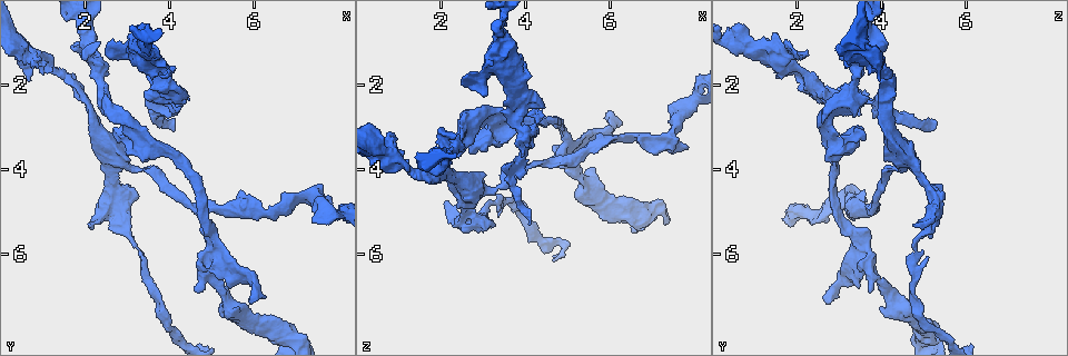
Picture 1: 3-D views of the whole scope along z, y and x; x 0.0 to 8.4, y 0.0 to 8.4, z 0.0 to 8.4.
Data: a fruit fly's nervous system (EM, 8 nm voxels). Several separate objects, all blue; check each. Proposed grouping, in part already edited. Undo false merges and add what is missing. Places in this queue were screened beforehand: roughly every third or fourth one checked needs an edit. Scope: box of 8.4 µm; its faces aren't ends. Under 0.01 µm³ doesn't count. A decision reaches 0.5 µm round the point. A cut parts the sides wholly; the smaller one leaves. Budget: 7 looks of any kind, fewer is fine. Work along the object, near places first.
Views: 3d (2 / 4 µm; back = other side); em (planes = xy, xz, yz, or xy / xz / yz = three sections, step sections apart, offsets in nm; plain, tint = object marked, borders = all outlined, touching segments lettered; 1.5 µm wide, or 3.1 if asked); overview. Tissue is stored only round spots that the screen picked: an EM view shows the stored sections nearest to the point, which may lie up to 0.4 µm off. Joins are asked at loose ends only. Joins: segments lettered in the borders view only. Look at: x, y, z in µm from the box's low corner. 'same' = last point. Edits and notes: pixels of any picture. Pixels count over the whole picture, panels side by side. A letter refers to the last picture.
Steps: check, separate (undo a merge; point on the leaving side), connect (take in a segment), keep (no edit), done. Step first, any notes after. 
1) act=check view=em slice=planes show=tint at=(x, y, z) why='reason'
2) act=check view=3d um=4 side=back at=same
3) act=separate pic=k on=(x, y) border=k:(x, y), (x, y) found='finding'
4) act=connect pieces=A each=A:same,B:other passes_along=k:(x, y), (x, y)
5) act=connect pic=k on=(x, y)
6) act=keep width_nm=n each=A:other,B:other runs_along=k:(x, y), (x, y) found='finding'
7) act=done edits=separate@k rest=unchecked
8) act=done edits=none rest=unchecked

act=check view=em slice=xy step=8 show=tint at=(0.85, 1.55, 3.20) why='branch stops here'

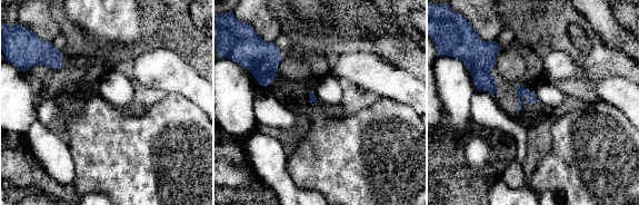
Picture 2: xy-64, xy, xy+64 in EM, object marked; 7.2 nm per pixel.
act=check view=em slice=xy step=8 show=borders at=same why='see the neighbours'

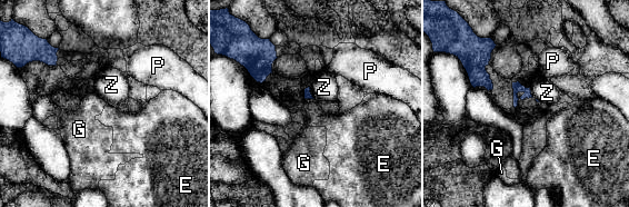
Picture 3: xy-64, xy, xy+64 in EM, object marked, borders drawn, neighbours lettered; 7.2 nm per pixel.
act=keep longest_contact=Z:90nm each=E:other,G:other,P:other,Z:other found='none of them fits'

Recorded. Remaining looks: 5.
act=check view=3d um=4 at=(2.80, 4.65, 5.20) why='calibre changes'

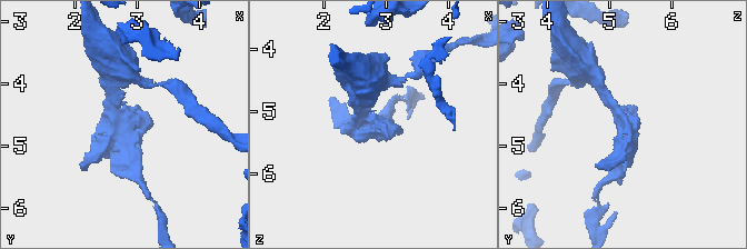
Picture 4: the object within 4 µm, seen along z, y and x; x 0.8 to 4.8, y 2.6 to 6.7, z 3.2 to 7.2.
act=check view=em slice=planes show=borders at=(2.80, 4.55, 5.20) arms=3 arm_widths_nm=200,200,260 why='shape alone is not enough'

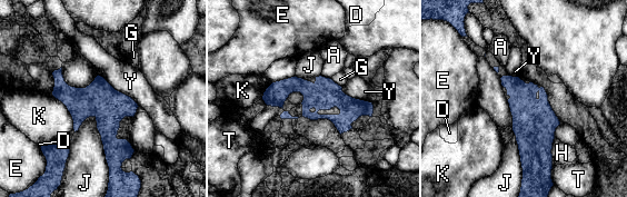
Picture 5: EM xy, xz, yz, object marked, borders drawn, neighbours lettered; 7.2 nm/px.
act=keep width_nm=280 each=A:other,D:other,E:other,G:other,H:other,J:other,K:other,T:other,Y:other border=5:(89, 116), (96, 119), (109, 179) found='continuous, no second neuron'

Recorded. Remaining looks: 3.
act=check view=3d um=4 at=(7.75, 4.60, 3.50) why='an open end'

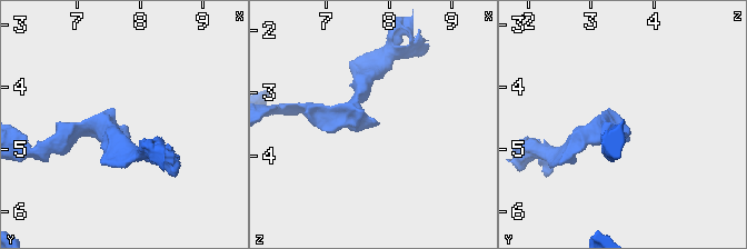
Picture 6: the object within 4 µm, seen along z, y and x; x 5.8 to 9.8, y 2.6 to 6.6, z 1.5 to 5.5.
act=check view=em slice=yz step=8 show=tint at=(7.80, 4.65, 3.45)

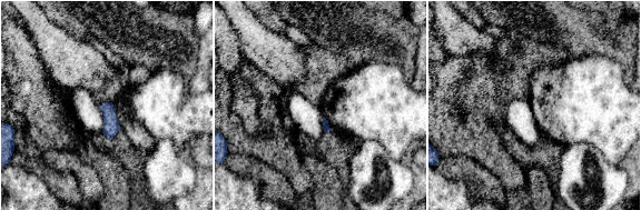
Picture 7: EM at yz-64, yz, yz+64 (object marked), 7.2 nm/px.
act=check view=em slice=planes show=borders at=same why='cut it another way'

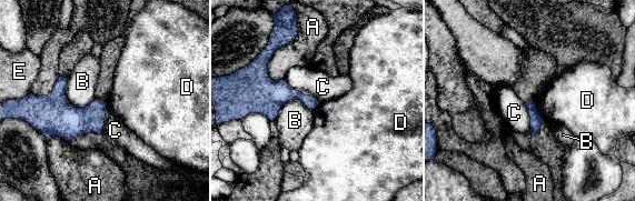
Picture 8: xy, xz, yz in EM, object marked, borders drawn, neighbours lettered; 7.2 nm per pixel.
act=keep each=A:other,B:other,C:other,D:other,E:other border=8:(533, 101), (544, 120) found='no lettered segment goes on from it'

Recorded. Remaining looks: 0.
act=done edits=none rest=unchecked

